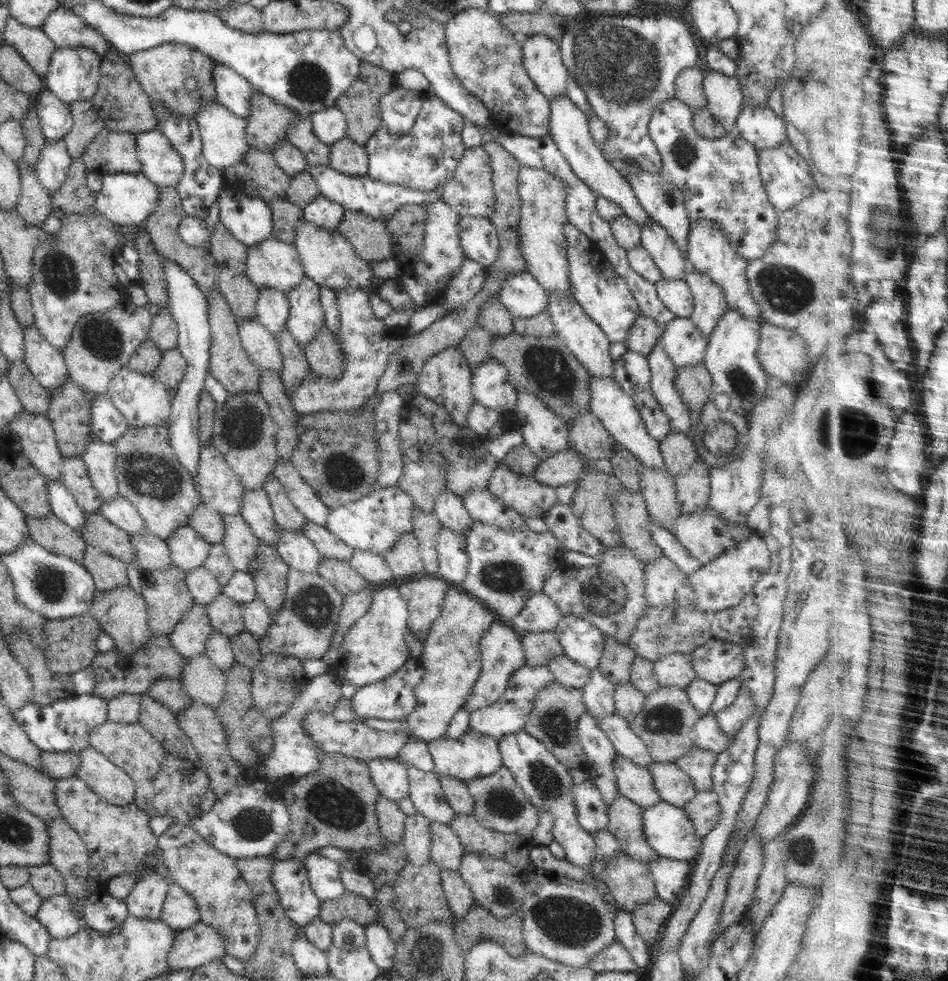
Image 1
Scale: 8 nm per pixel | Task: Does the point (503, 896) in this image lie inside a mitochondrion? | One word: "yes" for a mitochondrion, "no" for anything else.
yes

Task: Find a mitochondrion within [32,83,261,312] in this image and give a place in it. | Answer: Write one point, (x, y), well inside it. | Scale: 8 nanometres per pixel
(58, 269)

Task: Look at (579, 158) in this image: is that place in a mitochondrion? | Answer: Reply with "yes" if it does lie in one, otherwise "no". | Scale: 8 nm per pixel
no

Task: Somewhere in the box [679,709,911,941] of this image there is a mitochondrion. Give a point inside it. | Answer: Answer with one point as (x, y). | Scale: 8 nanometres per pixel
(801, 849)

